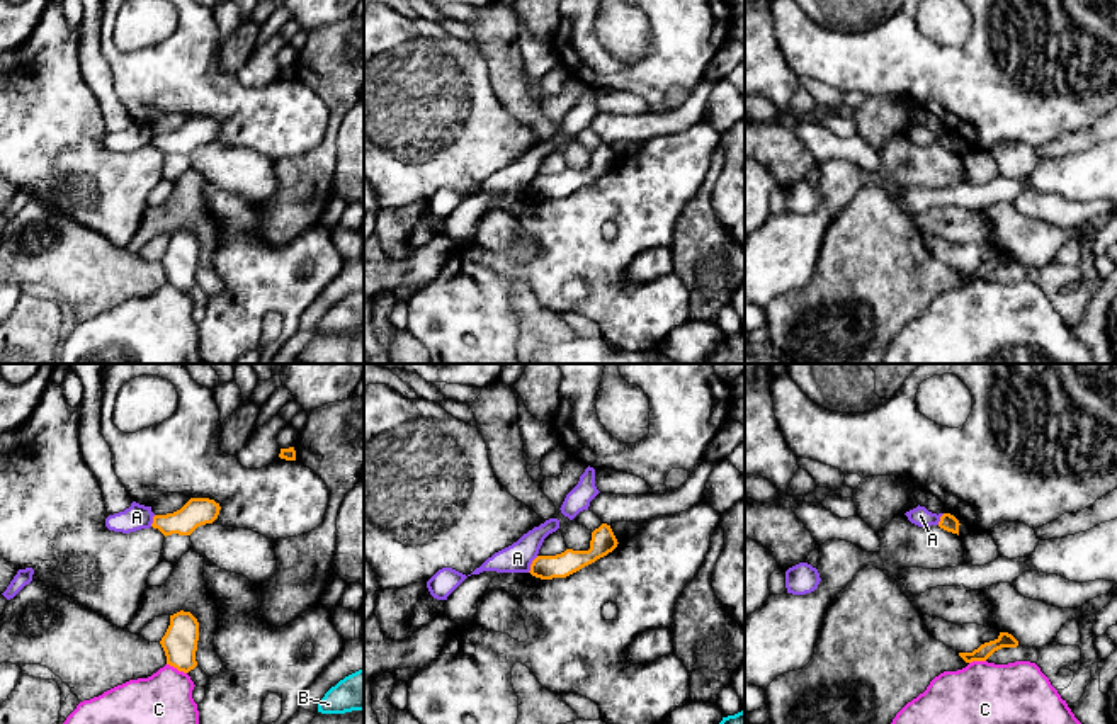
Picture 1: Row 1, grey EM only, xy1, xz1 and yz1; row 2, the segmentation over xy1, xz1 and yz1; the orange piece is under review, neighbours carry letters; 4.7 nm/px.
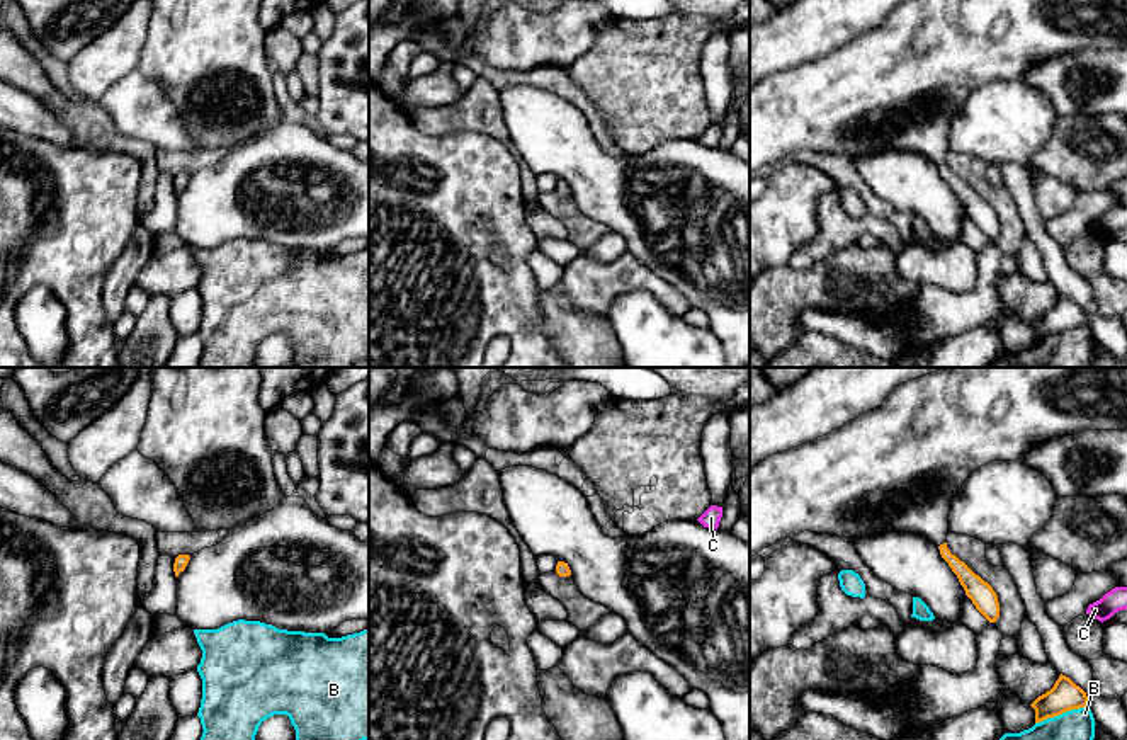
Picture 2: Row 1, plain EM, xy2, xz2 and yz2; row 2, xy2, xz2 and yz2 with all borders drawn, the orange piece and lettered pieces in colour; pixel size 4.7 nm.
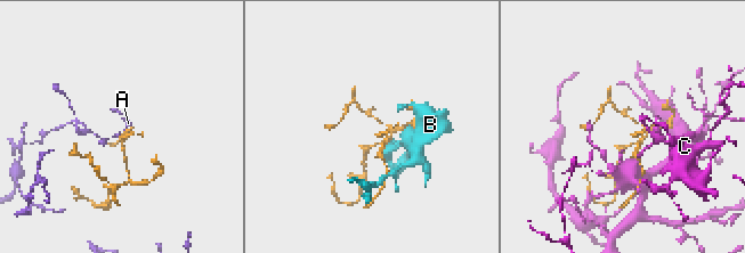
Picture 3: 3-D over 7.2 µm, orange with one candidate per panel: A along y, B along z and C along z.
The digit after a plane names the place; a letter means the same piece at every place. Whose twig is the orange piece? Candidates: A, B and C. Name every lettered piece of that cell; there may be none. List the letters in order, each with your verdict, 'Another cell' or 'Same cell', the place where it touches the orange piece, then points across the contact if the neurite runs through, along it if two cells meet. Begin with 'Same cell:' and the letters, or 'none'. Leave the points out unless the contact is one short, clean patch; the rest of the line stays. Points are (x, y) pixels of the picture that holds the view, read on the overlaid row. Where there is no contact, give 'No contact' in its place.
Same cell: none
A: Another cell. Touches orange at xz1 (531, 565). Boundary: xz1 (538, 556), (527, 571)
B: Another cell. Touches orange at yz2 (1061, 713)
C: Another cell. Touches orange at xy1 (177, 668)

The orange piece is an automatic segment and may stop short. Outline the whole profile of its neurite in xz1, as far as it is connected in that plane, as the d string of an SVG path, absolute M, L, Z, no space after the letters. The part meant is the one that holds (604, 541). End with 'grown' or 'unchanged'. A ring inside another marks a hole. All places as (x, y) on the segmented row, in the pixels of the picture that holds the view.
M602 523L592 532L588 551L566 549L556 556L537 556L530 564L530 574L541 580L566 578L581 568L607 556L617 547L617 539L610 525Z; unchanged

